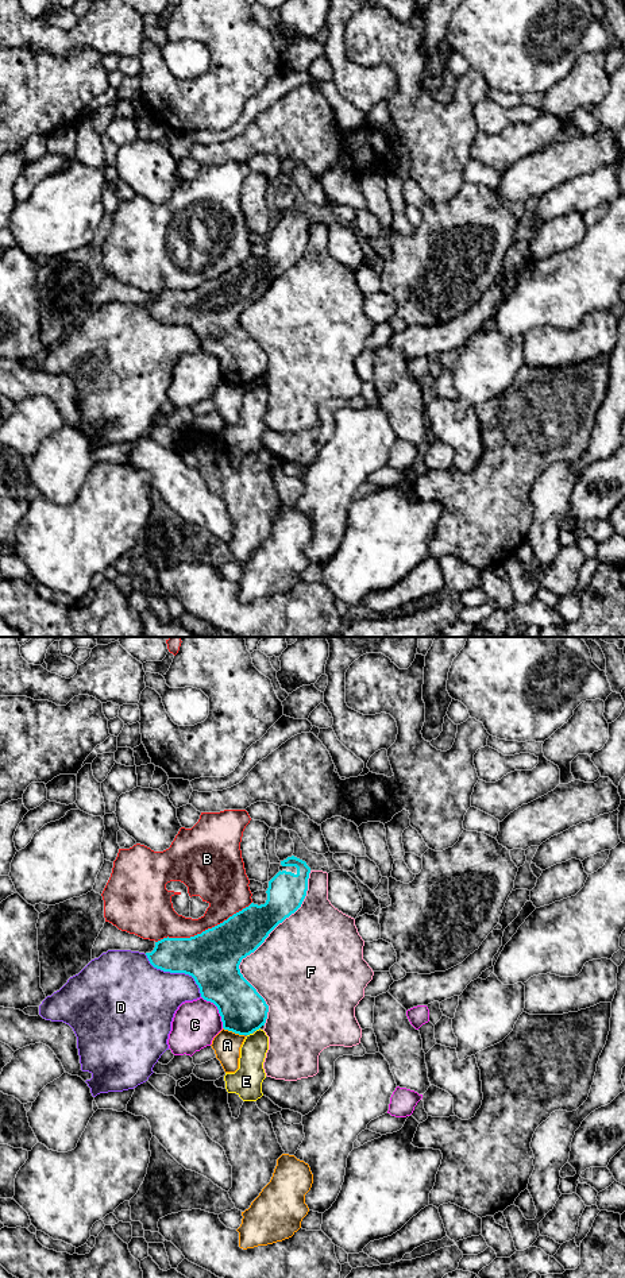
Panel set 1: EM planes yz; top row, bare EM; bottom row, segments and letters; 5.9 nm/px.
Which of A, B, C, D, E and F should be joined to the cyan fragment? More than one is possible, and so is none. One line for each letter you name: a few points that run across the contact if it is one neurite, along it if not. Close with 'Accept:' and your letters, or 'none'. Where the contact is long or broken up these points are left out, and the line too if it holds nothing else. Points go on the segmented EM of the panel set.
Accept: none

